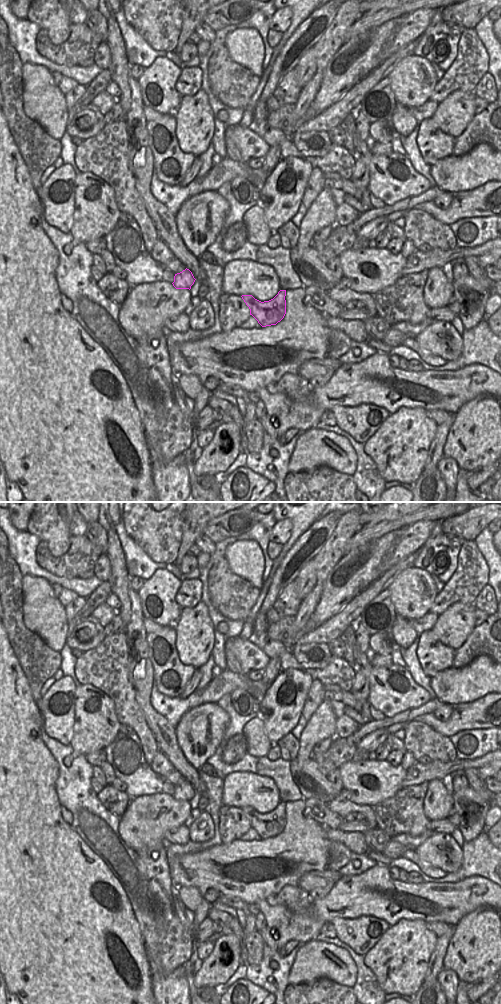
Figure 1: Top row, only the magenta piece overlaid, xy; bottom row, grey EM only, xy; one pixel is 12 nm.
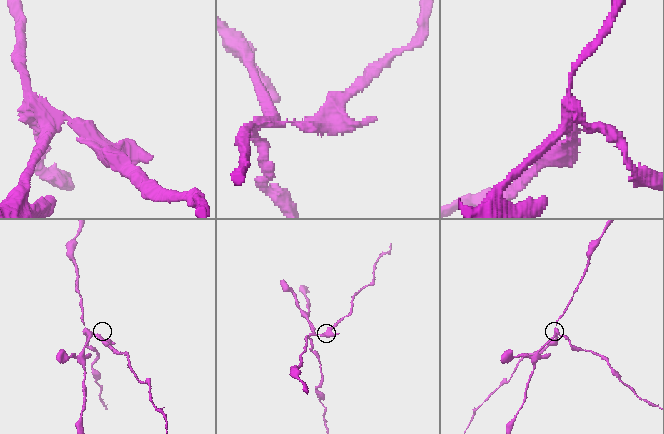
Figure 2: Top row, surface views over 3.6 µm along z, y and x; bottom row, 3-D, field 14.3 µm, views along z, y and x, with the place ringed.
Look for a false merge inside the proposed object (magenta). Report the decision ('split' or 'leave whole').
split

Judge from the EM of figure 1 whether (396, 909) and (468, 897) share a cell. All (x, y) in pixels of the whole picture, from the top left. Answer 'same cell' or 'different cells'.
same cell

